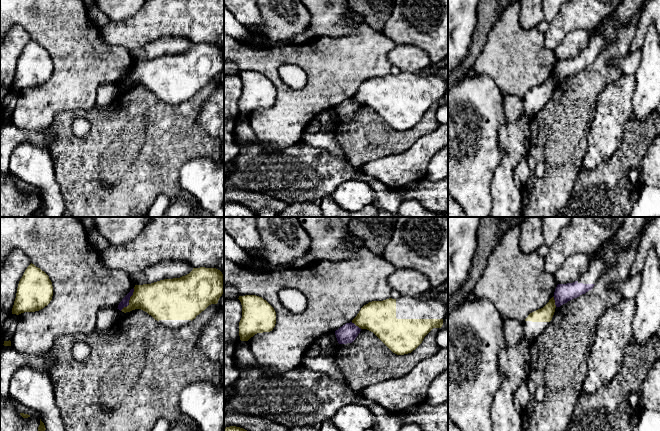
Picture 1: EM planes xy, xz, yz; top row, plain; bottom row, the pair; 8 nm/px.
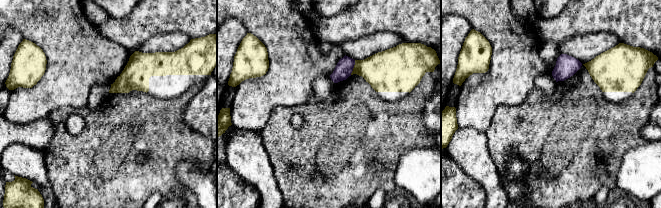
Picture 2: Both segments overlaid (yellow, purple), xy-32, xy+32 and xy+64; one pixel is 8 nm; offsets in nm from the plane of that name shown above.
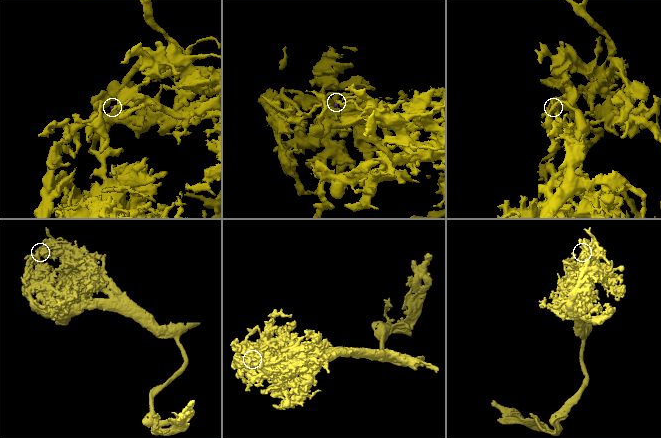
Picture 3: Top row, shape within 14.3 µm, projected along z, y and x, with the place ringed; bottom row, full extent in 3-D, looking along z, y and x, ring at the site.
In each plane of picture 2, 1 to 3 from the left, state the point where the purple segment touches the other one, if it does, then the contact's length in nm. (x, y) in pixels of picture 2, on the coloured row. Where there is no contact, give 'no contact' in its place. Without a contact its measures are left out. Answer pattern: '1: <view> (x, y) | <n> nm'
1: no contact
2: xy+32 (354, 67) | 130 nm
3: no contact

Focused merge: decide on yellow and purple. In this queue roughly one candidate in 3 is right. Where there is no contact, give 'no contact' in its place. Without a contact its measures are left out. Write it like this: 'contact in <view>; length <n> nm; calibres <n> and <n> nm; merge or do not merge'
contact in xy; length 220 nm; calibres 300 and 60 nm; do not merge

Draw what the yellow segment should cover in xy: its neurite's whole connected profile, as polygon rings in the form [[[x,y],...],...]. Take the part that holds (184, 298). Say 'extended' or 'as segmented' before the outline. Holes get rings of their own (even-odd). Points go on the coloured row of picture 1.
extended; [[[193,268],[193,270],[180,278],[164,279],[151,284],[135,285],[133,295],[130,297],[129,305],[121,311],[126,313],[135,309],[141,309],[151,315],[163,326],[168,328],[180,328],[187,325],[196,318],[209,305],[217,304],[224,293],[224,275],[216,268]]]

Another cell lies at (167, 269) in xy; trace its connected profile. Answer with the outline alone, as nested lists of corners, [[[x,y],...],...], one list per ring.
[[[164,260],[144,271],[129,274],[129,276],[135,285],[143,285],[164,279],[180,278],[192,270],[193,267],[185,261]]]

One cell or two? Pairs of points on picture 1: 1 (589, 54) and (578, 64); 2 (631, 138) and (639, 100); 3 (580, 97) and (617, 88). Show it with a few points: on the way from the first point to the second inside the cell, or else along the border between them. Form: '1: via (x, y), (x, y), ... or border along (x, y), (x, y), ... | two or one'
1: via (586, 57), (581, 62) | one
2: border along (632, 118), (634, 121) | two
3: border along (618, 77), (598, 95), (594, 115) | two

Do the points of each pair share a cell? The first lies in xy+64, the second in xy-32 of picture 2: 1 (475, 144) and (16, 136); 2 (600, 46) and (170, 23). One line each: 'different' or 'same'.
1: different
2: different

